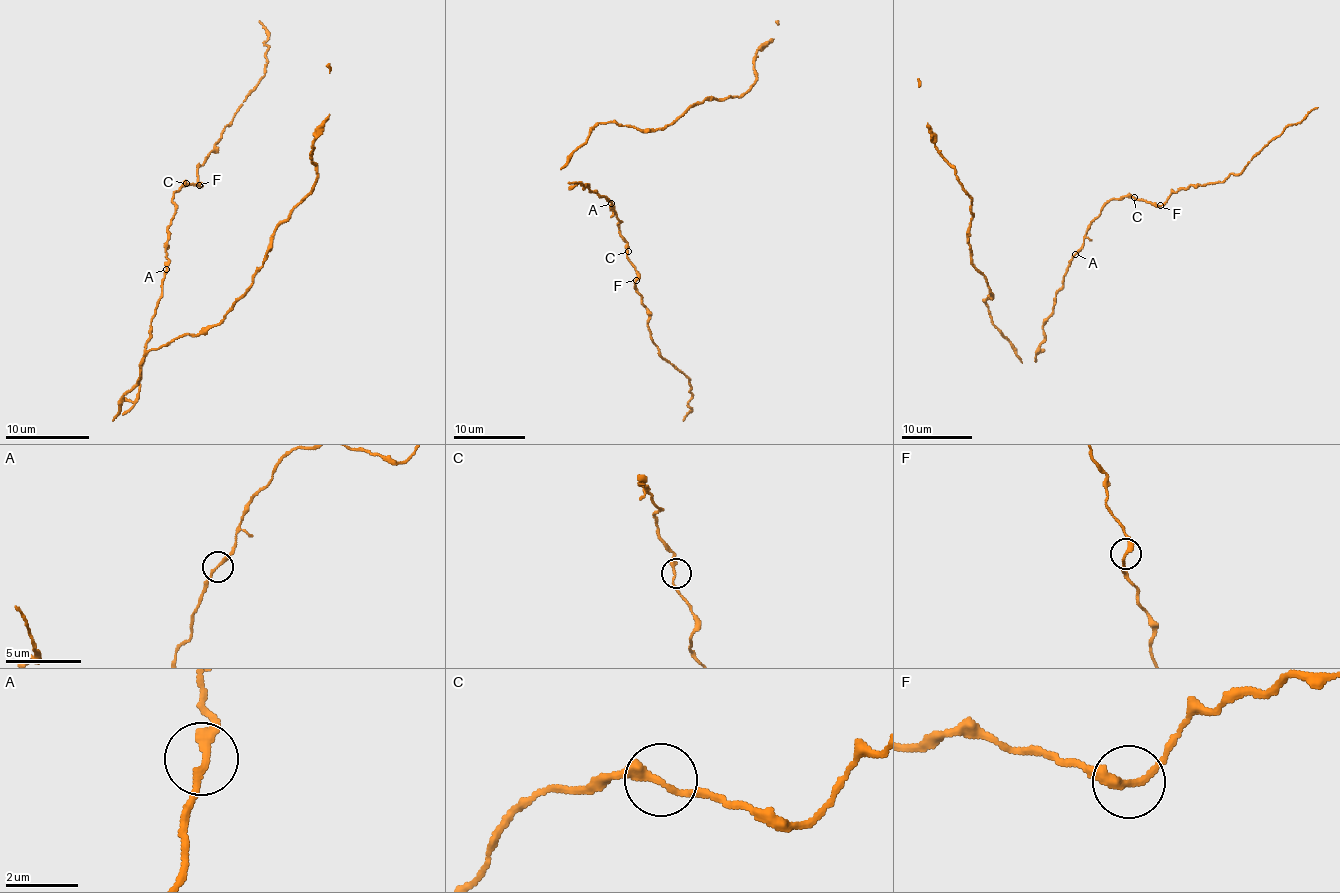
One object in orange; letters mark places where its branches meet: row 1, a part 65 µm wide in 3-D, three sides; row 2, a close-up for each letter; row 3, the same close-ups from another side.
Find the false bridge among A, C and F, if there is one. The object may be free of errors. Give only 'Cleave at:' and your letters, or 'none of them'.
Cleave at: none of them

